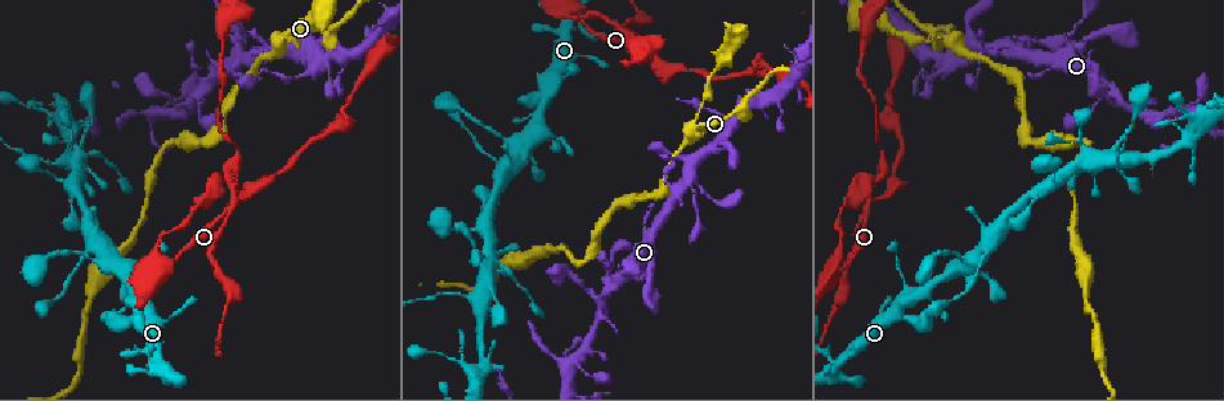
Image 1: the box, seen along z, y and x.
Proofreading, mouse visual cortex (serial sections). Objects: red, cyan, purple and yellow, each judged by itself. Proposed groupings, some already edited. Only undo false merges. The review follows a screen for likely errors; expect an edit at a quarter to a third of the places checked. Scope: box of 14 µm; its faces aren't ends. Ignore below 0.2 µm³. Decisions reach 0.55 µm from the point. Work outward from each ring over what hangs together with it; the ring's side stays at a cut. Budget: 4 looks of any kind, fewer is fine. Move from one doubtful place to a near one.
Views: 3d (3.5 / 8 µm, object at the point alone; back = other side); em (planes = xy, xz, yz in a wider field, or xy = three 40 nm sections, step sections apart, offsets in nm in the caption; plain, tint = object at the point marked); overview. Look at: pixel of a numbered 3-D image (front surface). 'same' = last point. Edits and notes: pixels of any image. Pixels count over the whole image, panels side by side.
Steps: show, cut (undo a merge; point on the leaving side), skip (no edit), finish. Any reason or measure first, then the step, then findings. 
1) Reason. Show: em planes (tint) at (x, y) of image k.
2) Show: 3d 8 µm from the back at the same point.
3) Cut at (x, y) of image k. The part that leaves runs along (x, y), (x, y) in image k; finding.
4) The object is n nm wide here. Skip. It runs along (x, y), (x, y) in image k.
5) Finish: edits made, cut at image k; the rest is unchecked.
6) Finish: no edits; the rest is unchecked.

Abrupt turn. Show: 3d 8 µm at (871, 202) of image 1.

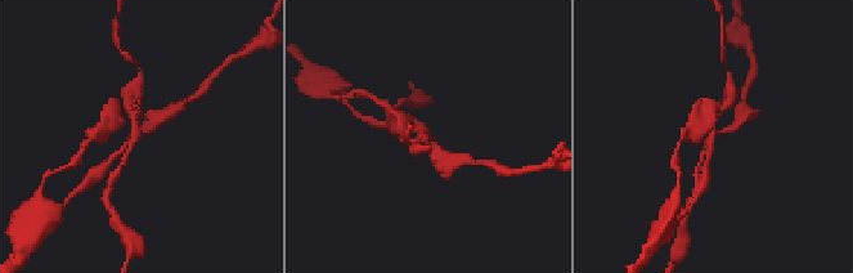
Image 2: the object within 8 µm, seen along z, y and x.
3 arms meet here; the arms are 150, 150, 200 nm wide. Show: em xy step 3 (tint) at (717, 135) of image 2.

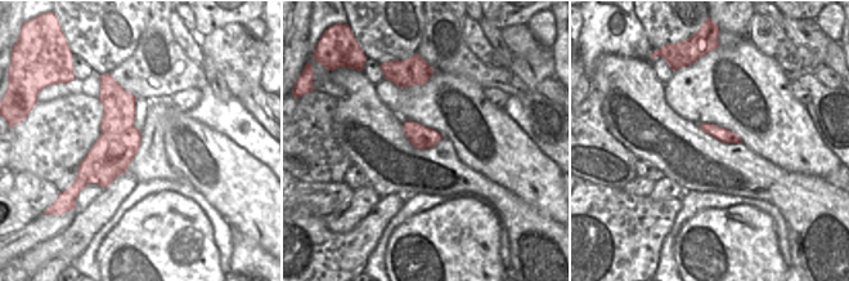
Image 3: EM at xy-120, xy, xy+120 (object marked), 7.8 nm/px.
Cut at (129, 89) of image 2. Two cells meet here.

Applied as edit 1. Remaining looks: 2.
Abrupt turn. Show: 3d 3.5 µm at (1087, 144) of image 1.

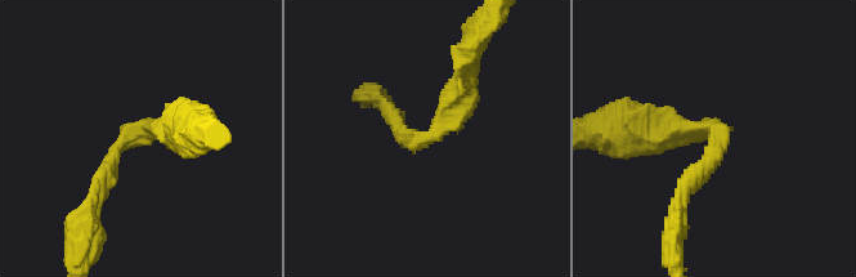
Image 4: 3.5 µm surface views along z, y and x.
Shape alone is not enough. Show: em xy step 1 (tint) at (141, 132) of image 4.

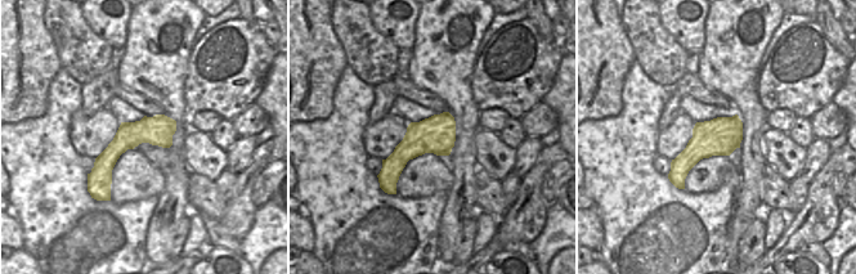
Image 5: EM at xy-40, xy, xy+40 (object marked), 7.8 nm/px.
The arms are 200, 300 nm wide. Skip. It runs along (175, 134), (133, 134), (93, 195) in image 4; one cell here.

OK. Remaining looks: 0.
Finish: edits made, cut at image 2; the rest is unchecked.

